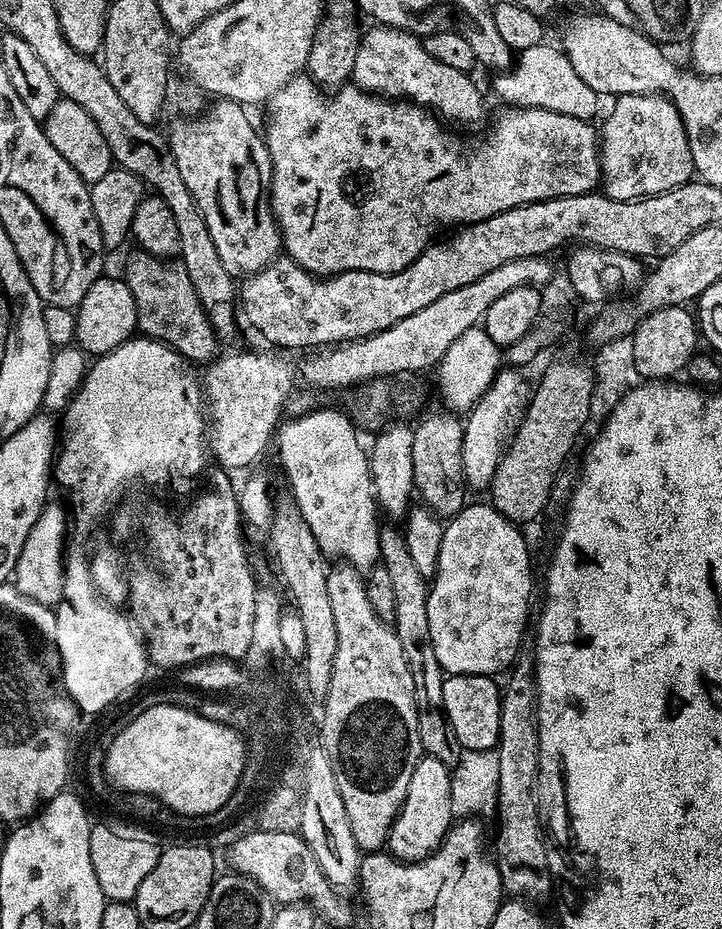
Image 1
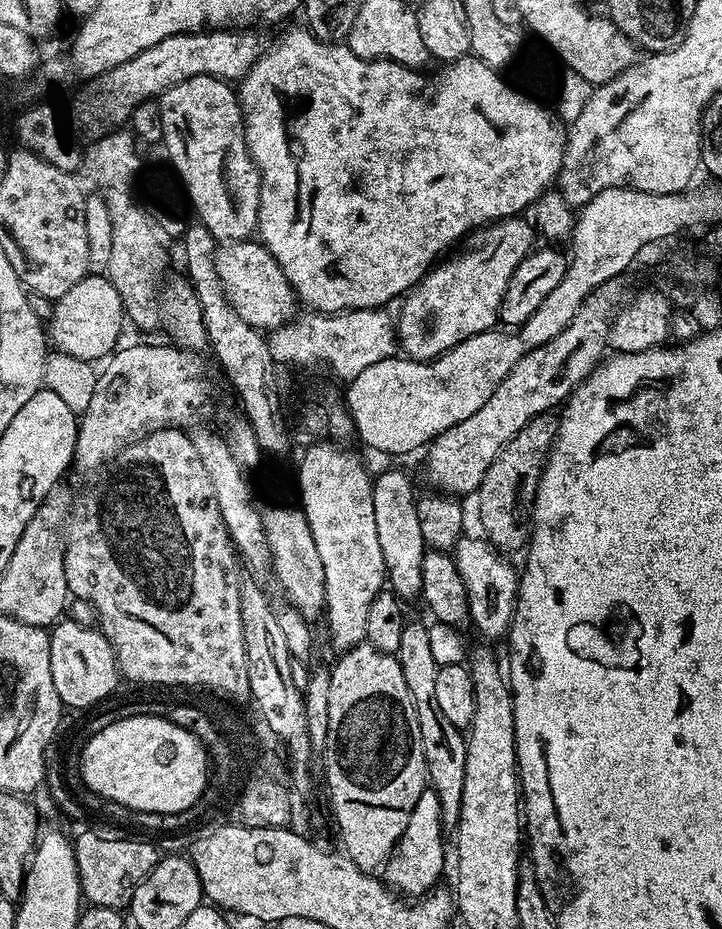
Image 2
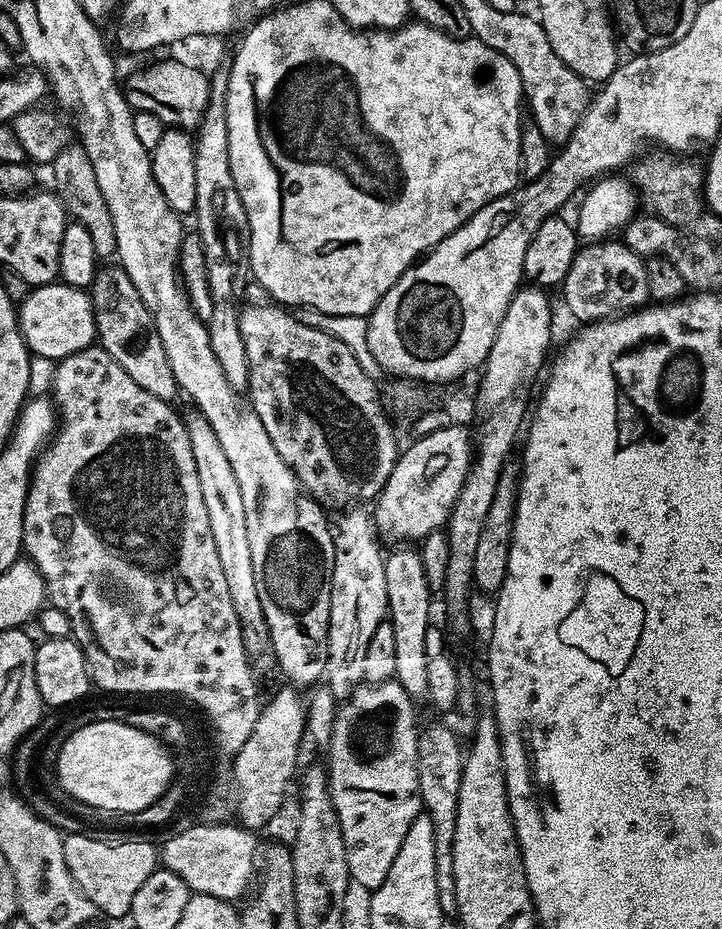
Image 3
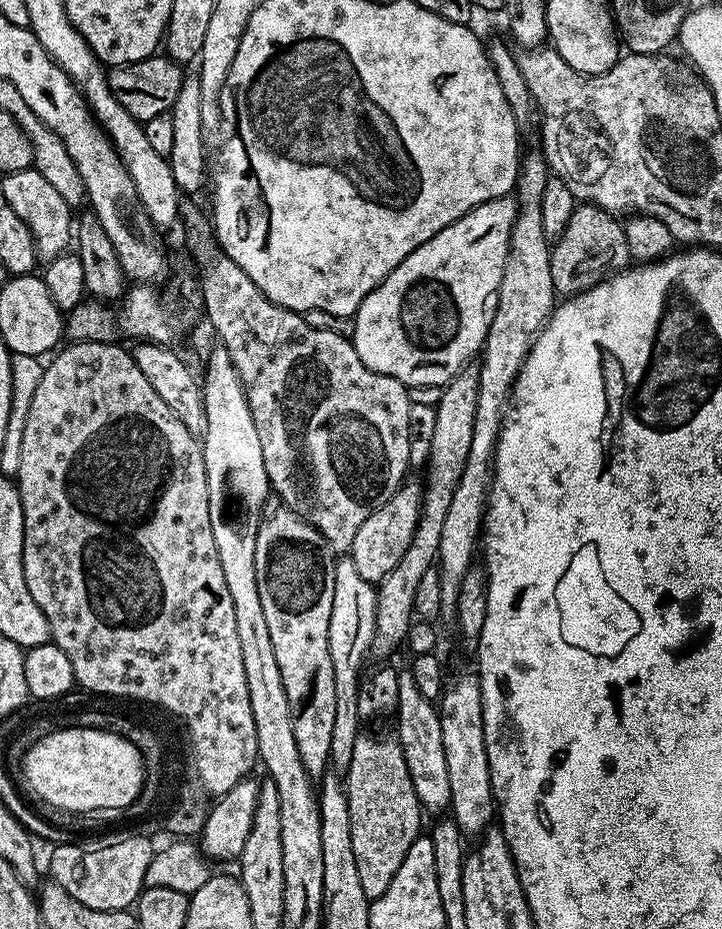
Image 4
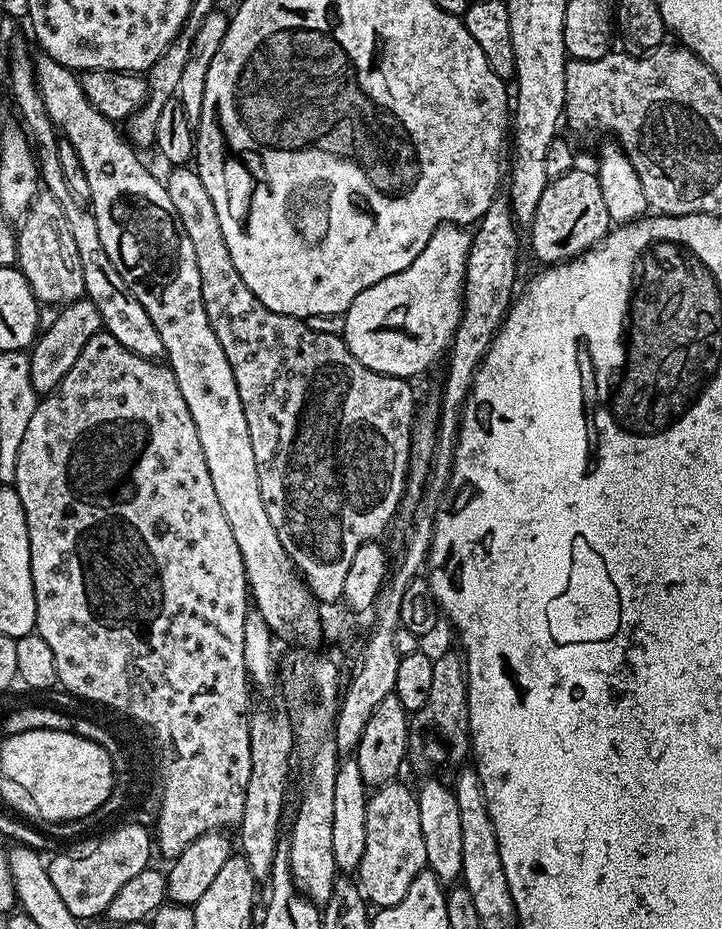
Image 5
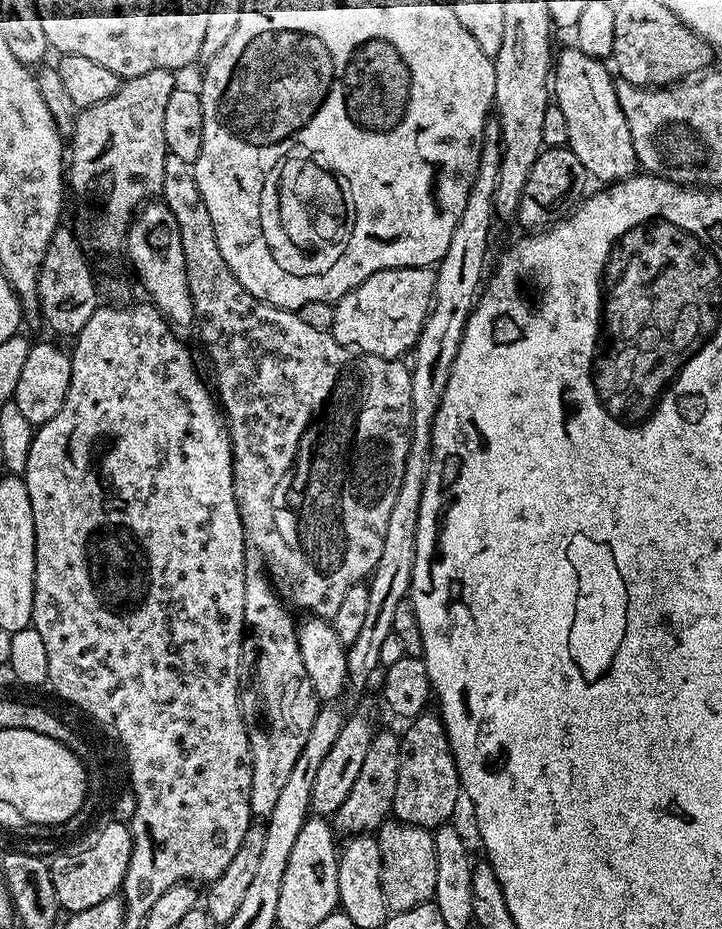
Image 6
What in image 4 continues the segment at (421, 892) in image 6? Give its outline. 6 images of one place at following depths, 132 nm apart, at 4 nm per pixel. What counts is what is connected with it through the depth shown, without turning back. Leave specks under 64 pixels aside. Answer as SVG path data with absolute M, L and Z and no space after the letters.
M362 734L357 738L354 742L354 758L350 760L346 773L346 791L350 806L350 839L354 841L354 859L358 862L358 878L362 881L362 890L366 890L369 901L377 900L379 896L386 894L390 882L394 882L394 874L398 874L398 866L402 866L402 858L406 858L406 850L414 846L416 837L422 832L420 828L422 809L418 802L418 794L414 794L414 782L410 782L410 770L406 766L400 741L395 738L387 740L384 736L368 736L368 734Z

